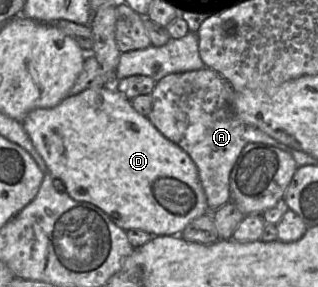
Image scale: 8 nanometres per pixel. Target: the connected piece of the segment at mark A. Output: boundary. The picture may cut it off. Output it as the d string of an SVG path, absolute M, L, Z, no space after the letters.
M210 68L172 73L156 81L150 93L152 109L148 120L195 163L209 212L230 199L230 173L247 144L246 125L233 110L234 89L228 80Z

